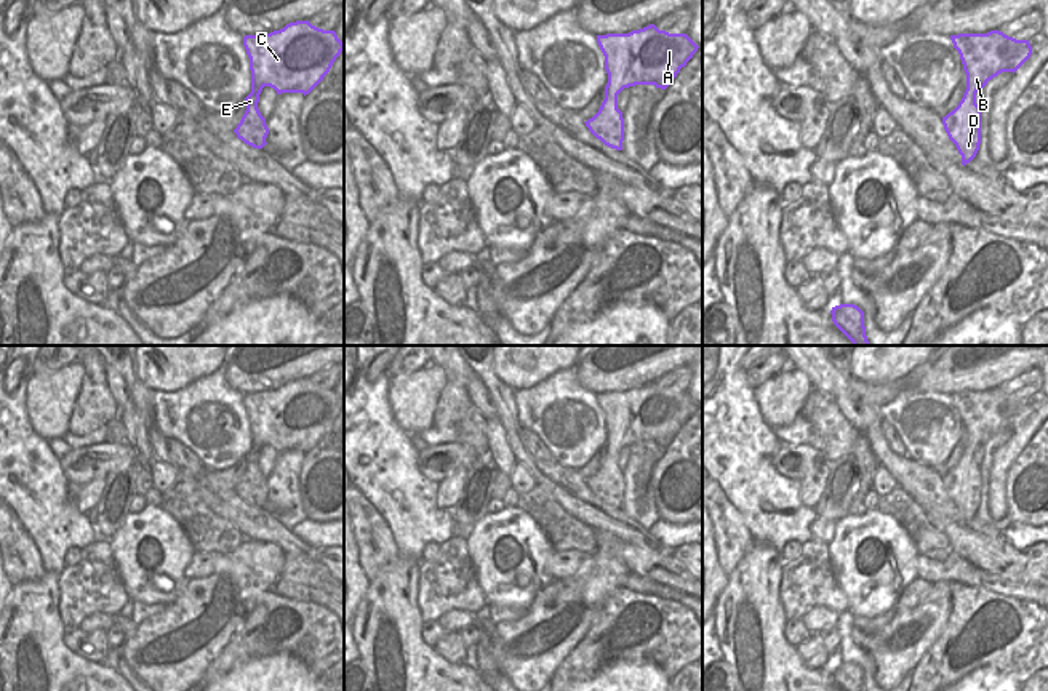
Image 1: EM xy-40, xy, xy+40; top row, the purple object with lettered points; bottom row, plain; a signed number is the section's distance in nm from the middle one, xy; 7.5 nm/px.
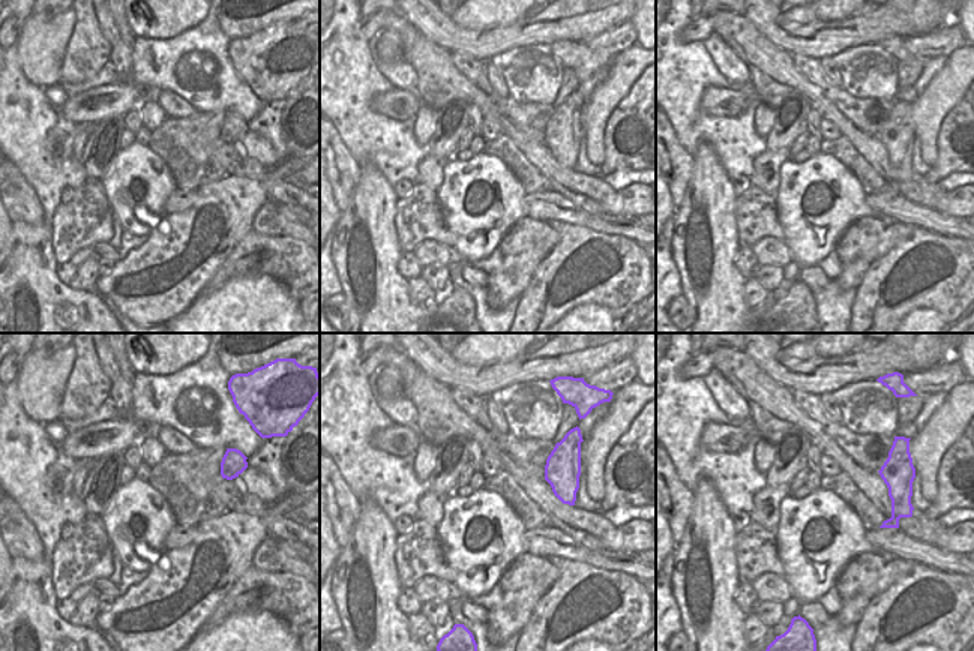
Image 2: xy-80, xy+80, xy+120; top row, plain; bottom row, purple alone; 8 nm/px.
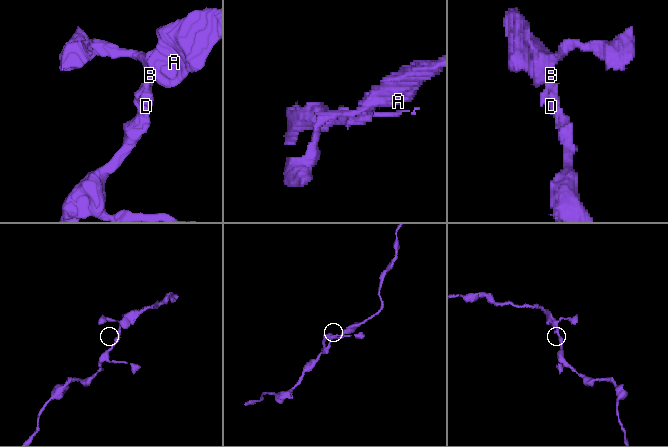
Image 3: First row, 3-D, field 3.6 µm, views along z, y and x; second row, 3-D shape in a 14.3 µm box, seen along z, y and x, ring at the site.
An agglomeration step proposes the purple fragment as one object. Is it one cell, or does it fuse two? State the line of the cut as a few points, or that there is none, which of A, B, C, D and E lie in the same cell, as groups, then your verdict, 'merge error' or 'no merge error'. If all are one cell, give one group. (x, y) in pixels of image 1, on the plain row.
no cut; A B C D E; no merge error

